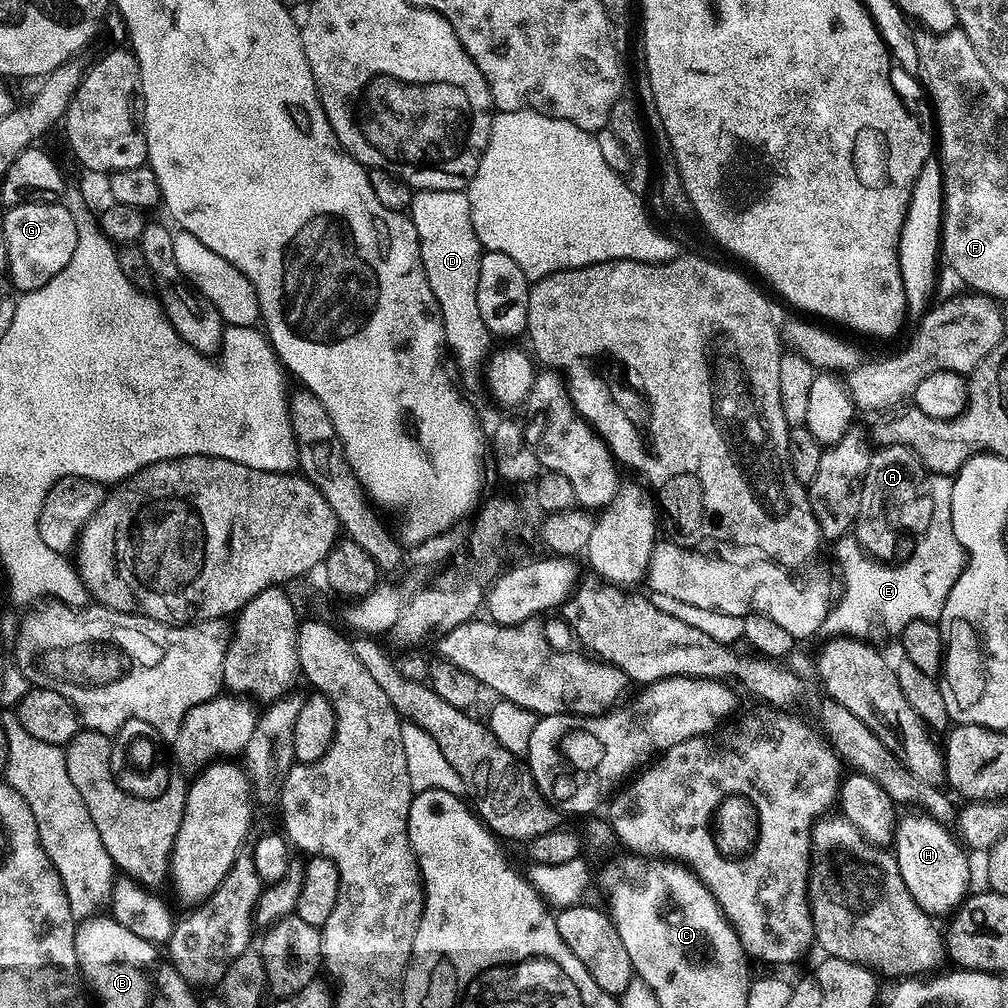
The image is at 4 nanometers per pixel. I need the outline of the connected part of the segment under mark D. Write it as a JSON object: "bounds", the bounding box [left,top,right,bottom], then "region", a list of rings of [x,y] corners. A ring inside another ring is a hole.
{"bounds":[410,191,494,376],"region":[[[417,191],[412,197],[410,215],[414,230],[418,230],[418,246],[422,254],[422,266],[426,270],[426,282],[430,282],[430,290],[434,290],[444,323],[447,351],[450,356],[452,352],[457,366],[466,375],[472,376],[479,368],[481,371],[489,357],[494,336],[488,331],[486,322],[482,322],[482,314],[478,311],[478,266],[482,249],[478,234],[474,234],[467,191]]]}

